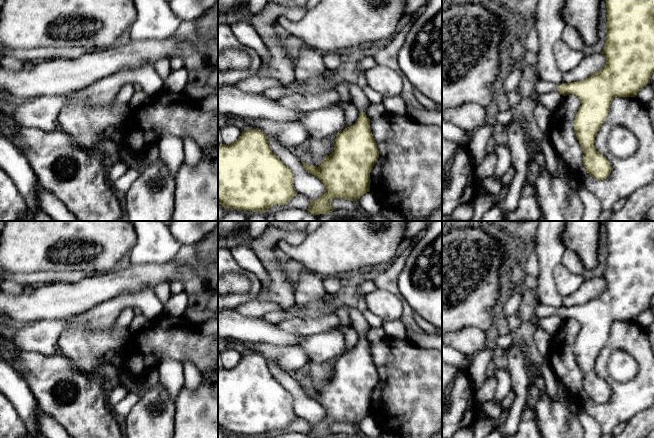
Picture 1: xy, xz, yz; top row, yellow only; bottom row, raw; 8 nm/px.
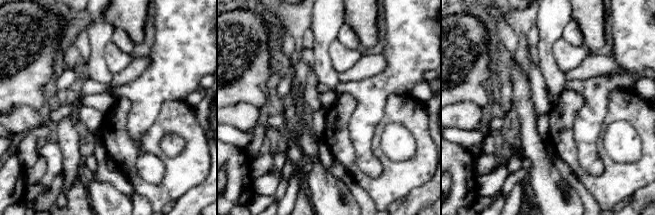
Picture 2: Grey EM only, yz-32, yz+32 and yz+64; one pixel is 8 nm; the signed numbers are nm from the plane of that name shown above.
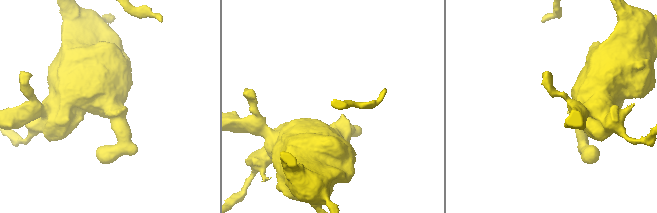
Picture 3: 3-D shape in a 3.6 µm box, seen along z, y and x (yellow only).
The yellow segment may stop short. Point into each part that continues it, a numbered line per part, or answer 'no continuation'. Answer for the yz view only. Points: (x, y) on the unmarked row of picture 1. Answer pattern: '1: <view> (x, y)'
1: yz (542, 310)

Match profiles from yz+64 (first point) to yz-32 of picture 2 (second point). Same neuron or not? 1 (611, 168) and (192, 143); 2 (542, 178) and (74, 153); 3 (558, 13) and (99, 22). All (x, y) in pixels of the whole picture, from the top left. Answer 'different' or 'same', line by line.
1: same
2: different
3: same

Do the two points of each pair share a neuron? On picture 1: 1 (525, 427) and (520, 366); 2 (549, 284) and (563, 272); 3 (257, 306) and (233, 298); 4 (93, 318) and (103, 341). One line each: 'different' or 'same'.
1: different
2: different
3: different
4: different

